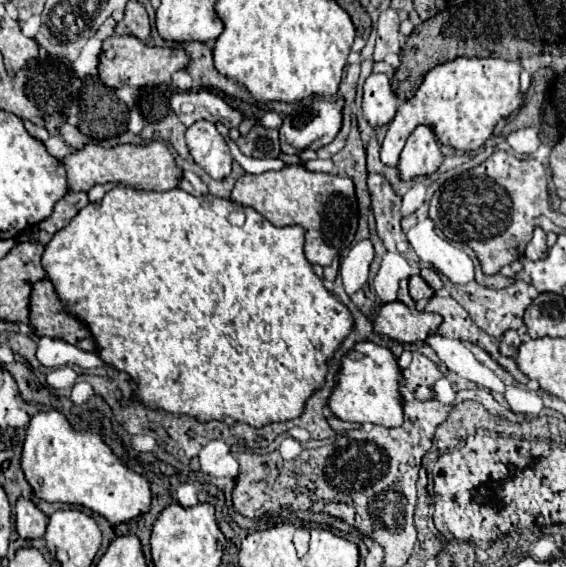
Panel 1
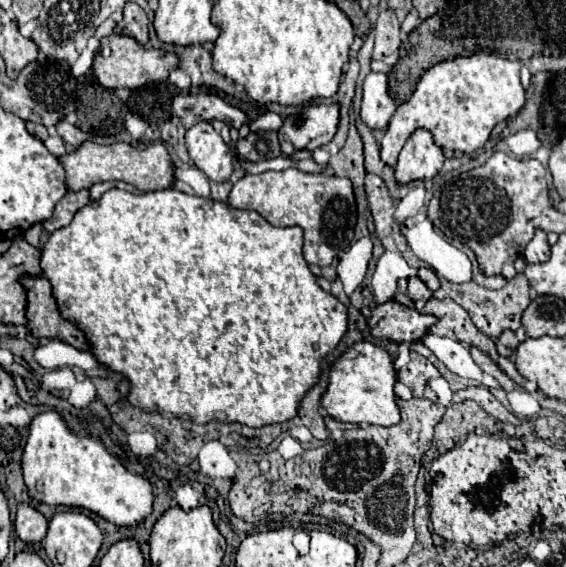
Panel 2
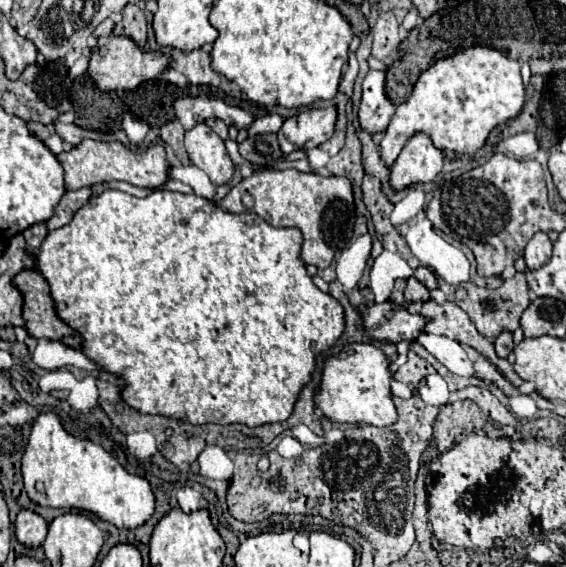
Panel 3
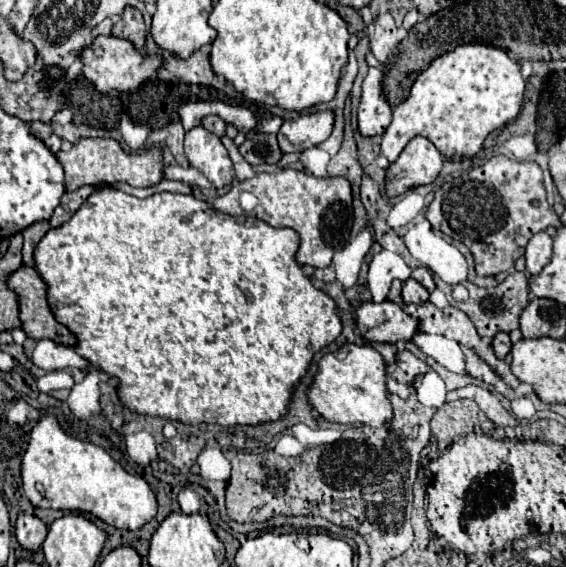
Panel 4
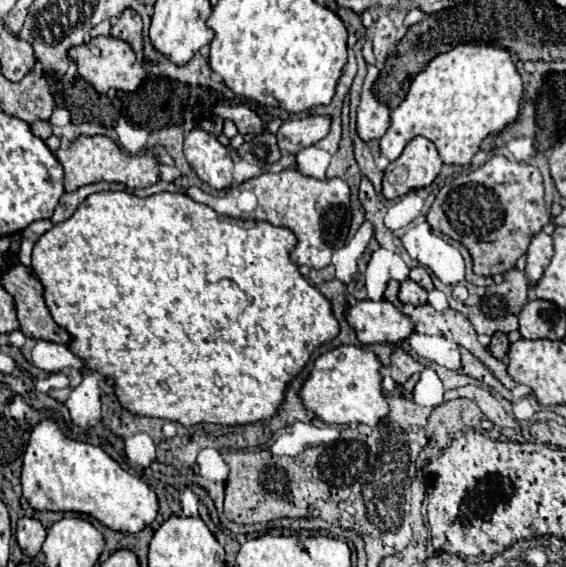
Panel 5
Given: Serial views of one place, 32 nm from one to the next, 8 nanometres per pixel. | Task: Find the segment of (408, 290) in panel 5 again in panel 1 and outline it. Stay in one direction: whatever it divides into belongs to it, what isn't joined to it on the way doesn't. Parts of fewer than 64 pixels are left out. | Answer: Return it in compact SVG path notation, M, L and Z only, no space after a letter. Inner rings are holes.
M412 276L410 278L410 296L412 300L422 300L422 298L432 298L434 296L434 290L420 278L420 276Z

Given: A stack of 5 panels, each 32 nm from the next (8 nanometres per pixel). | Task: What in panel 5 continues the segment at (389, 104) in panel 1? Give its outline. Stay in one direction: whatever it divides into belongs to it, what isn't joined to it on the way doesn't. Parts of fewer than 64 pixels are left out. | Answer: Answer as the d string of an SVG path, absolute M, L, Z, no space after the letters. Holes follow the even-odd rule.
M368 66L368 76L364 80L364 94L362 94L362 102L358 106L358 116L356 116L356 132L364 142L382 138L384 132L388 130L390 124L390 110L388 106L380 104L376 100L376 94L372 92L372 86L378 78L378 68L376 66Z

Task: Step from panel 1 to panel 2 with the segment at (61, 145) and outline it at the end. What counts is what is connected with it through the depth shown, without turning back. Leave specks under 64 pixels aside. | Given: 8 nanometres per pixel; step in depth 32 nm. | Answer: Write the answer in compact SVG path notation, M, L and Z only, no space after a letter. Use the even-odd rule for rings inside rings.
M52 134L46 142L46 148L54 154L54 156L62 156L62 154L66 154L66 148L64 148L64 140L58 136L58 134Z

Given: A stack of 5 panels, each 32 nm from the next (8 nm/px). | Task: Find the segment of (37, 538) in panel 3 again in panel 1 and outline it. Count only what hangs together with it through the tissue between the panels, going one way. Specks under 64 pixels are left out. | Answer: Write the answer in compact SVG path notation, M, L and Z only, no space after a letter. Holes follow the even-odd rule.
M26 498L16 502L16 532L24 540L42 538L48 526L48 518Z

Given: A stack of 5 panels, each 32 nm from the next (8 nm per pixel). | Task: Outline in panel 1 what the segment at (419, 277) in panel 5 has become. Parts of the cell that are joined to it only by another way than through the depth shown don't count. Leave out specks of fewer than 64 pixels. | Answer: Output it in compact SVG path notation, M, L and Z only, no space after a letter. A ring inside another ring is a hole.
M422 268L422 270L420 270L420 276L424 278L424 282L426 282L432 290L440 290L440 288L442 288L442 280L440 280L440 276L438 276L432 268Z

